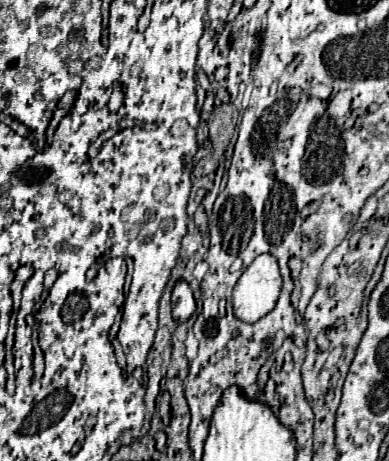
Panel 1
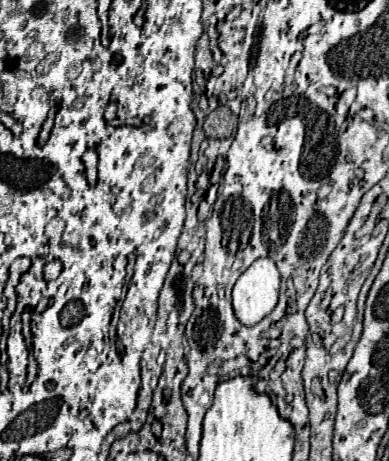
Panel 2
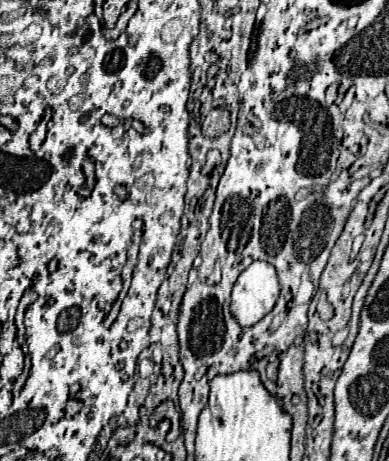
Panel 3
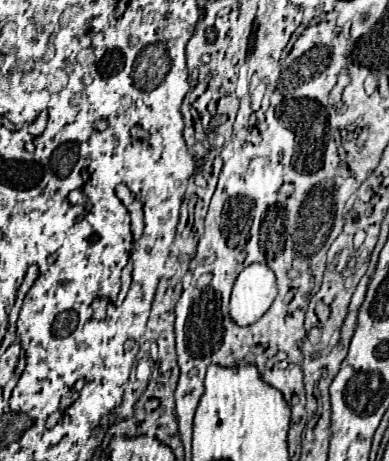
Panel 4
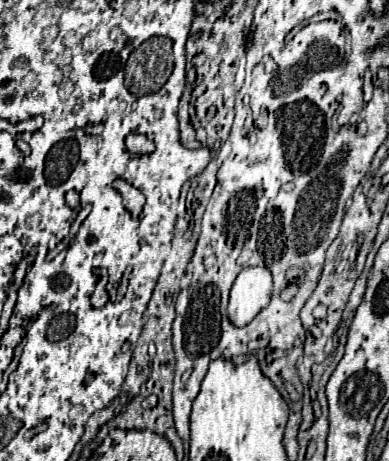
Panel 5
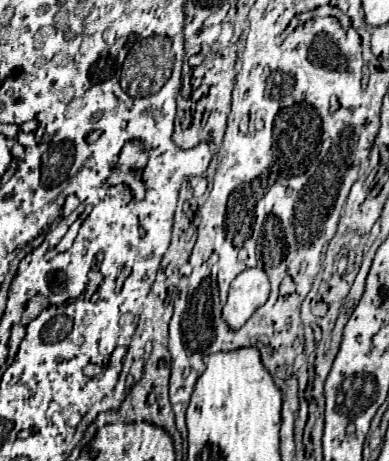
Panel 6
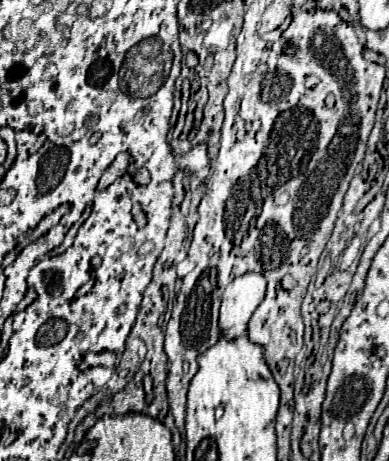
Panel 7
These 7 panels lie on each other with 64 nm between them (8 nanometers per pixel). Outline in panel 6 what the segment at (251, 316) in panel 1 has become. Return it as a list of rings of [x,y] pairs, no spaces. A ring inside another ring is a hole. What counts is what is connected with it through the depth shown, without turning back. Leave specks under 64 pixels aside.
[[[246,268],[240,272],[228,294],[228,302],[222,310],[226,324],[234,330],[242,328],[246,320],[268,300],[270,280],[262,268]]]

